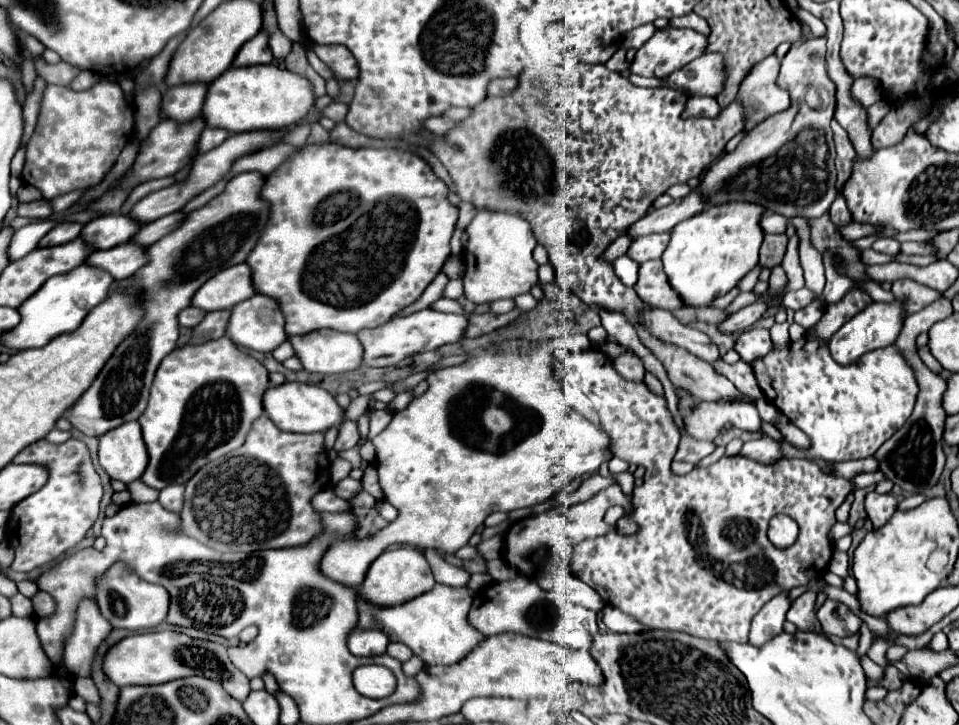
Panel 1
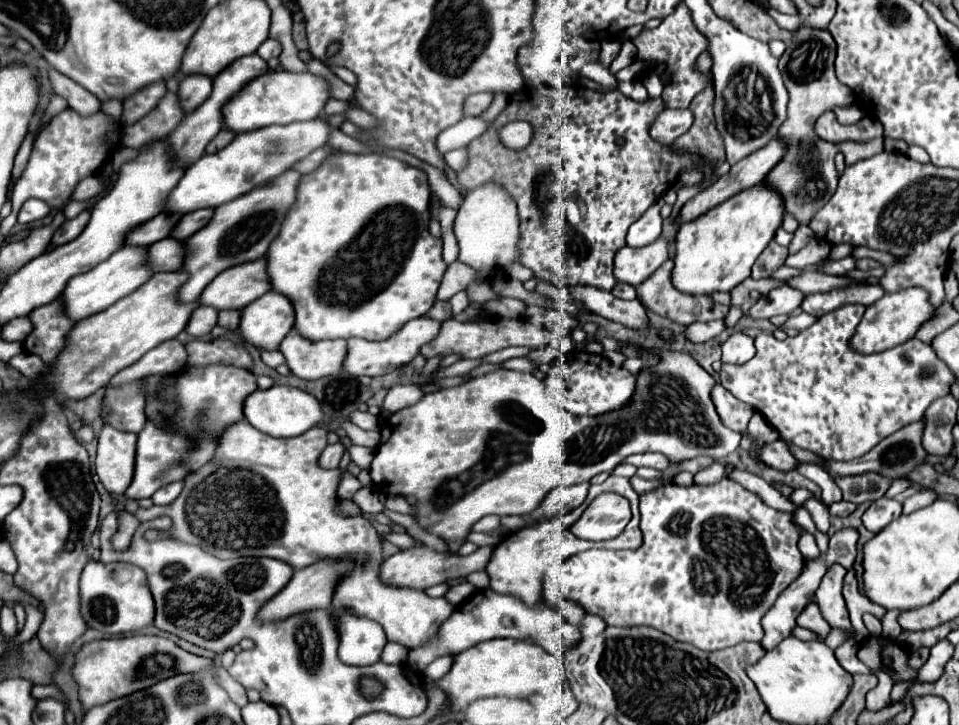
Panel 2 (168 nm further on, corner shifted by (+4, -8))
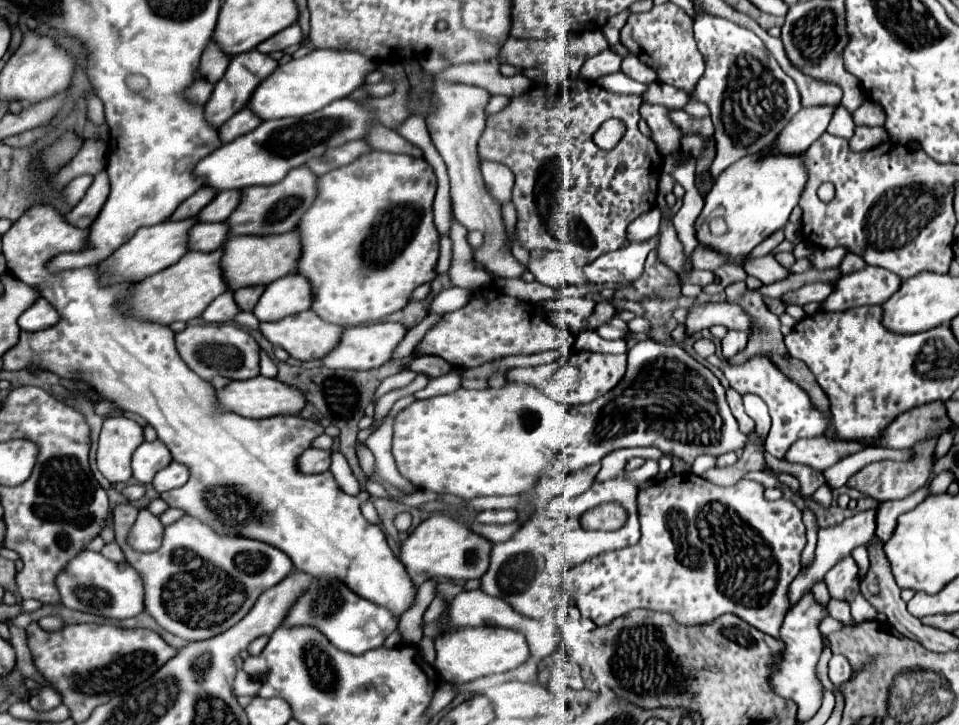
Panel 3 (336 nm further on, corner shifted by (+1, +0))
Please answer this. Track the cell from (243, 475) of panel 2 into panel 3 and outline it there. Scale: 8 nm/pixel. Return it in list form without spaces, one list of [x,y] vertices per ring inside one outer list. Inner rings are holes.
[[[34,206],[2,236],[2,254],[6,256],[12,276],[40,288],[40,294],[50,300],[50,304],[60,314],[58,324],[54,324],[52,328],[38,332],[21,330],[18,344],[2,357],[3,369],[22,370],[30,364],[36,364],[38,368],[50,370],[68,380],[86,380],[102,396],[118,404],[124,412],[140,414],[148,424],[152,424],[154,430],[158,430],[158,438],[168,444],[174,460],[188,466],[190,480],[176,490],[160,494],[160,498],[170,508],[180,508],[200,522],[212,518],[212,524],[208,526],[216,534],[252,538],[280,548],[284,554],[290,556],[294,568],[298,568],[300,572],[308,572],[316,578],[343,582],[358,596],[386,608],[400,618],[400,614],[404,614],[404,610],[414,604],[418,586],[412,582],[402,562],[392,554],[384,532],[362,516],[360,508],[366,500],[370,500],[370,496],[344,494],[338,488],[332,472],[304,474],[296,470],[296,454],[302,454],[304,446],[310,446],[314,438],[324,434],[324,428],[316,420],[298,416],[254,420],[238,416],[234,412],[224,412],[218,406],[218,396],[210,382],[194,376],[194,372],[190,372],[190,368],[186,368],[184,360],[178,356],[174,346],[174,332],[168,326],[138,322],[126,314],[124,306],[116,306],[116,302],[124,298],[130,284],[118,284],[118,288],[102,288],[98,284],[96,266],[60,272],[58,276],[48,274],[46,262],[60,252],[80,250],[86,242],[86,234],[86,230],[78,230],[66,224],[64,216],[54,208]]]

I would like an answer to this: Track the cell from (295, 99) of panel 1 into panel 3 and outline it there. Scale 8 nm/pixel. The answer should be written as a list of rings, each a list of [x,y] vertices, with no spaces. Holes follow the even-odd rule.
[[[312,50],[304,58],[280,64],[252,94],[246,108],[254,110],[260,120],[274,120],[286,116],[306,116],[338,98],[346,98],[352,90],[364,84],[364,76],[376,68],[374,60],[362,58],[356,52]]]

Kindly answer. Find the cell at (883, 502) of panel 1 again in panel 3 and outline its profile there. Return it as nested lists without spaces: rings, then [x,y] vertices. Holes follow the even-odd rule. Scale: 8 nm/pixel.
[[[926,486],[920,488],[918,492],[906,496],[904,500],[886,500],[882,504],[878,504],[876,508],[876,534],[882,538],[882,542],[886,542],[894,528],[896,528],[896,518],[908,510],[912,510],[912,506],[920,504],[924,498],[926,498]]]

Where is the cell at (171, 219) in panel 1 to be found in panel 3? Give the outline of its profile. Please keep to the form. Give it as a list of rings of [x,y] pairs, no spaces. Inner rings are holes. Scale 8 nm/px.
[[[218,192],[208,206],[198,212],[198,222],[224,222],[238,206],[240,192]]]

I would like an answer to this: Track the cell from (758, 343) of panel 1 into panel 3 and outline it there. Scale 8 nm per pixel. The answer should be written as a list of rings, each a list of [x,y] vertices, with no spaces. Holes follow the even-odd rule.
[[[728,330],[728,334],[722,338],[722,354],[724,358],[732,358],[736,354],[740,354],[746,348],[748,336],[744,332],[738,330]]]

